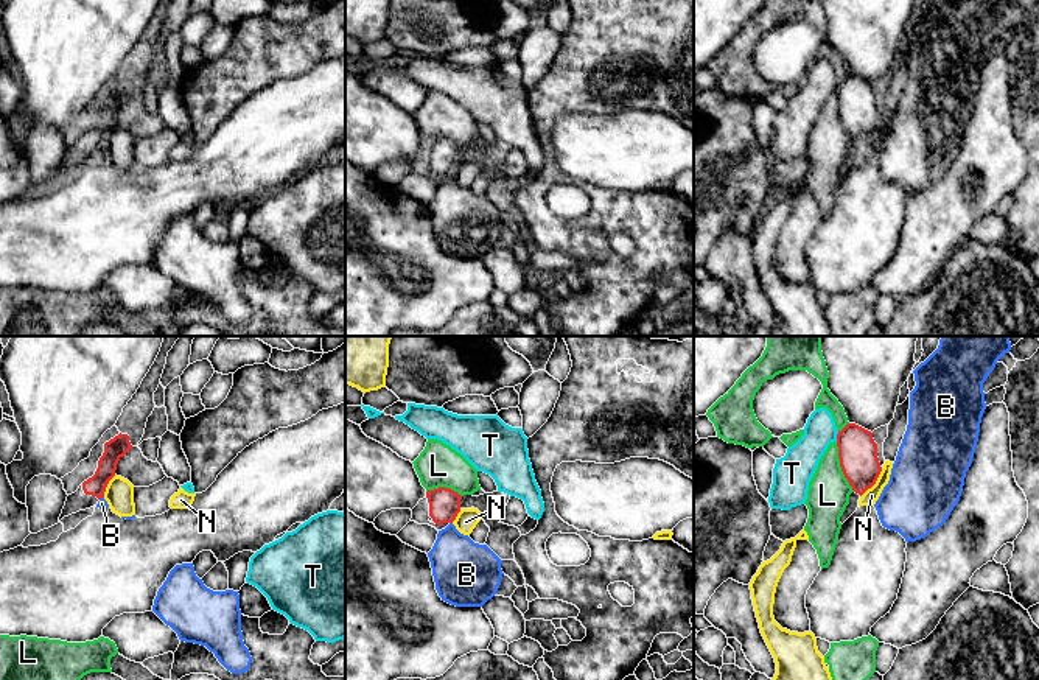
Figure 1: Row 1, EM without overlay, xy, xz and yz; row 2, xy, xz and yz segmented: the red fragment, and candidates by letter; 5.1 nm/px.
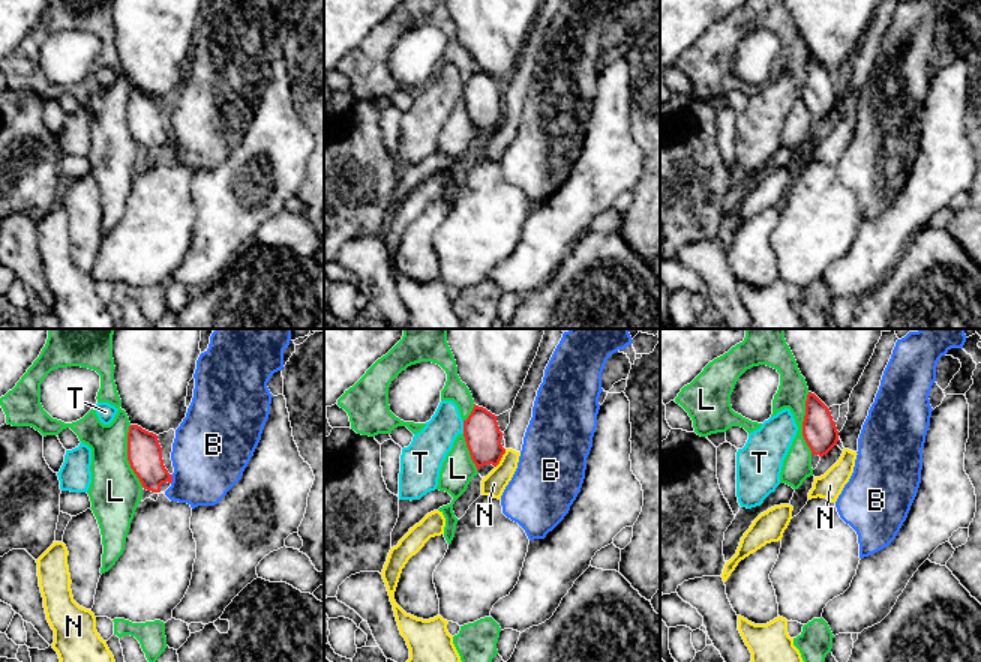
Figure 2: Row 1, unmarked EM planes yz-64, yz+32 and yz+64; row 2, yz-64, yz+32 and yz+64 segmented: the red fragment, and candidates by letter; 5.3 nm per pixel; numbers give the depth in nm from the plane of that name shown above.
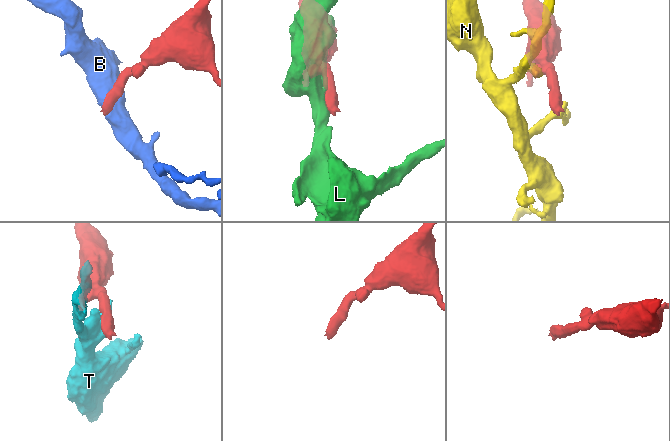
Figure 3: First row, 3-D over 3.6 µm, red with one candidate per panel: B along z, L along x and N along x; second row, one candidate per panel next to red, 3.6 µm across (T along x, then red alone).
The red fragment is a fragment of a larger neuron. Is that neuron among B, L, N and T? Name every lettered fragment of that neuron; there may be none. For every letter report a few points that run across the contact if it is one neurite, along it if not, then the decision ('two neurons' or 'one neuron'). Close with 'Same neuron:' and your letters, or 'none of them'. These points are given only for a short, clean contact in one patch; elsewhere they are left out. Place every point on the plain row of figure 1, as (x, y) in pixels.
B: line xy (103, 147), (100, 151); two neurons
L: two neurons
N: two neurons
T: two neurons
Same neuron: none of them

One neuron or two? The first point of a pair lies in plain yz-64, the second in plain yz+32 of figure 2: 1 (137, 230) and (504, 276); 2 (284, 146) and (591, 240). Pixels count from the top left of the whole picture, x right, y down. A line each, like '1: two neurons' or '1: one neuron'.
1: two neurons
2: two neurons

